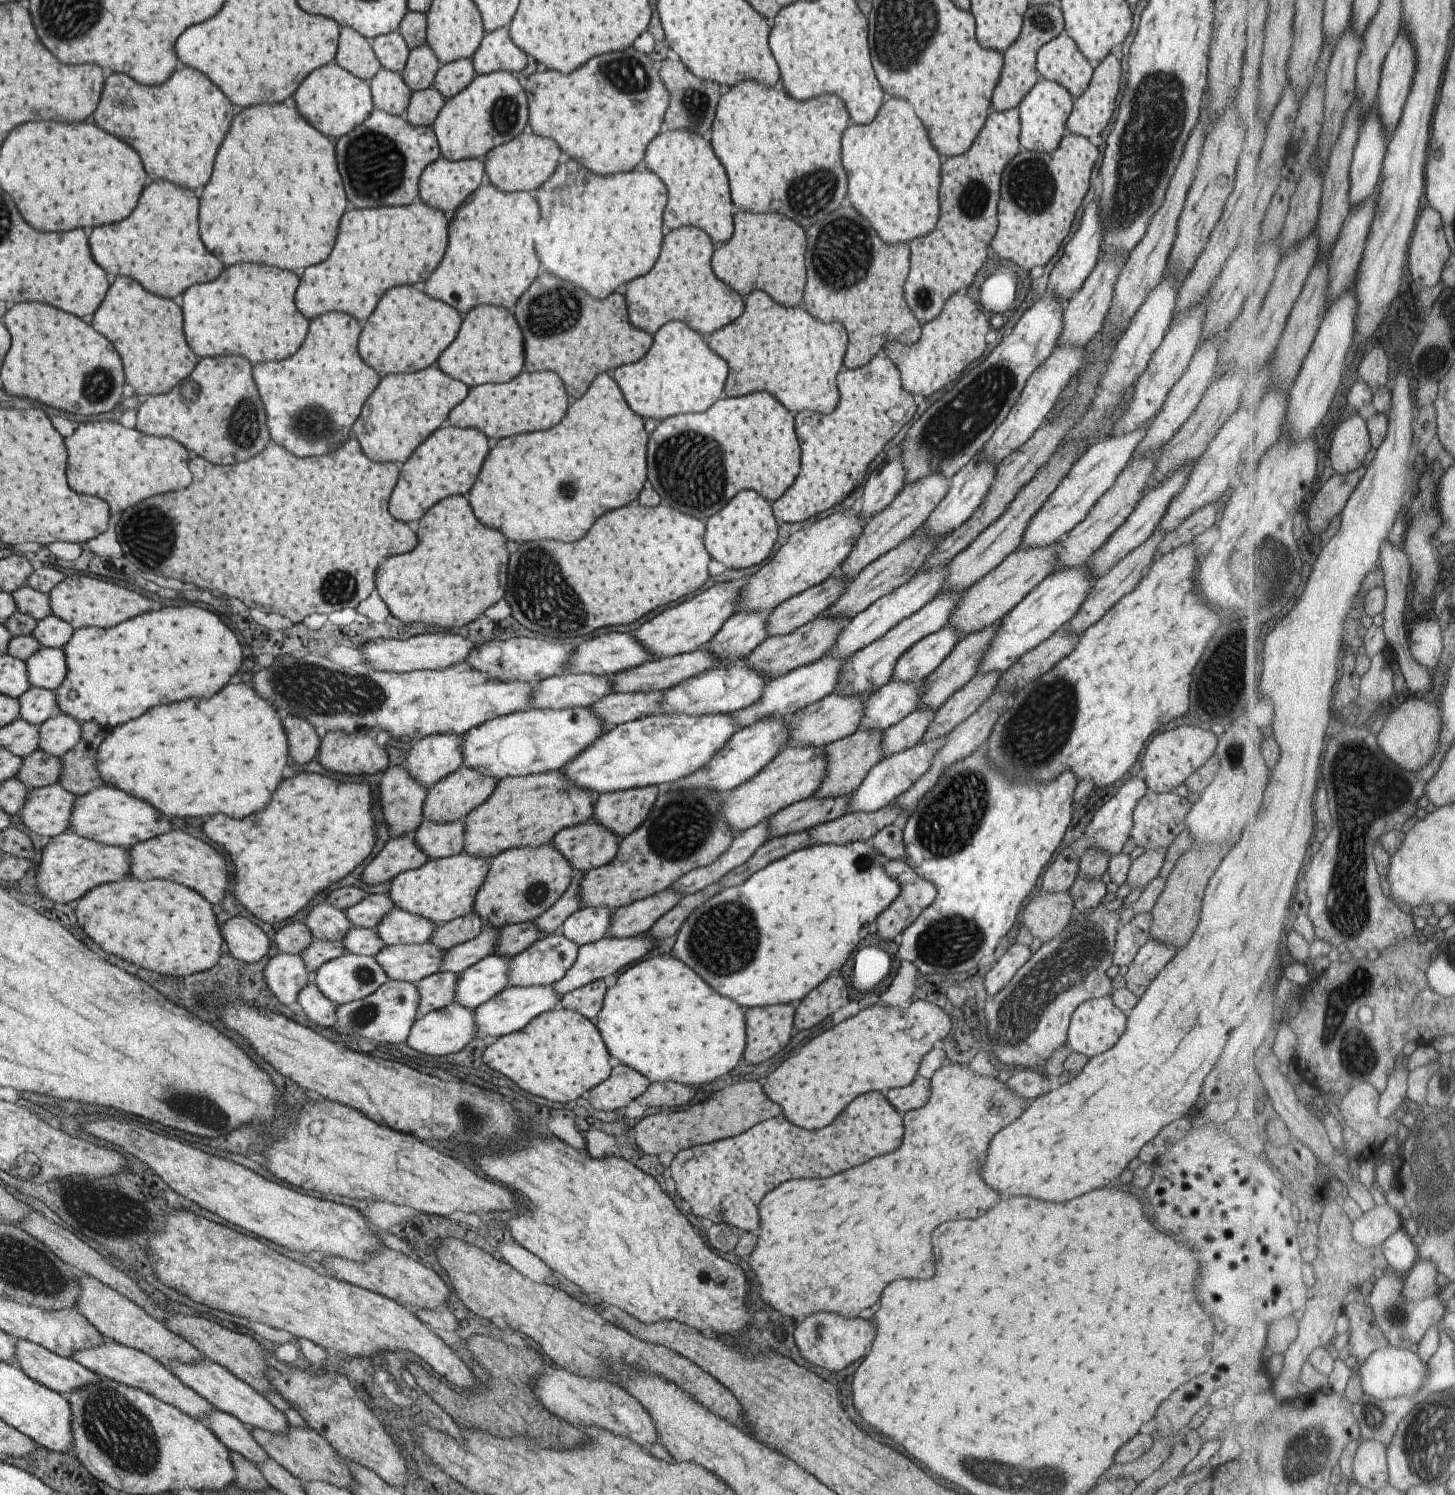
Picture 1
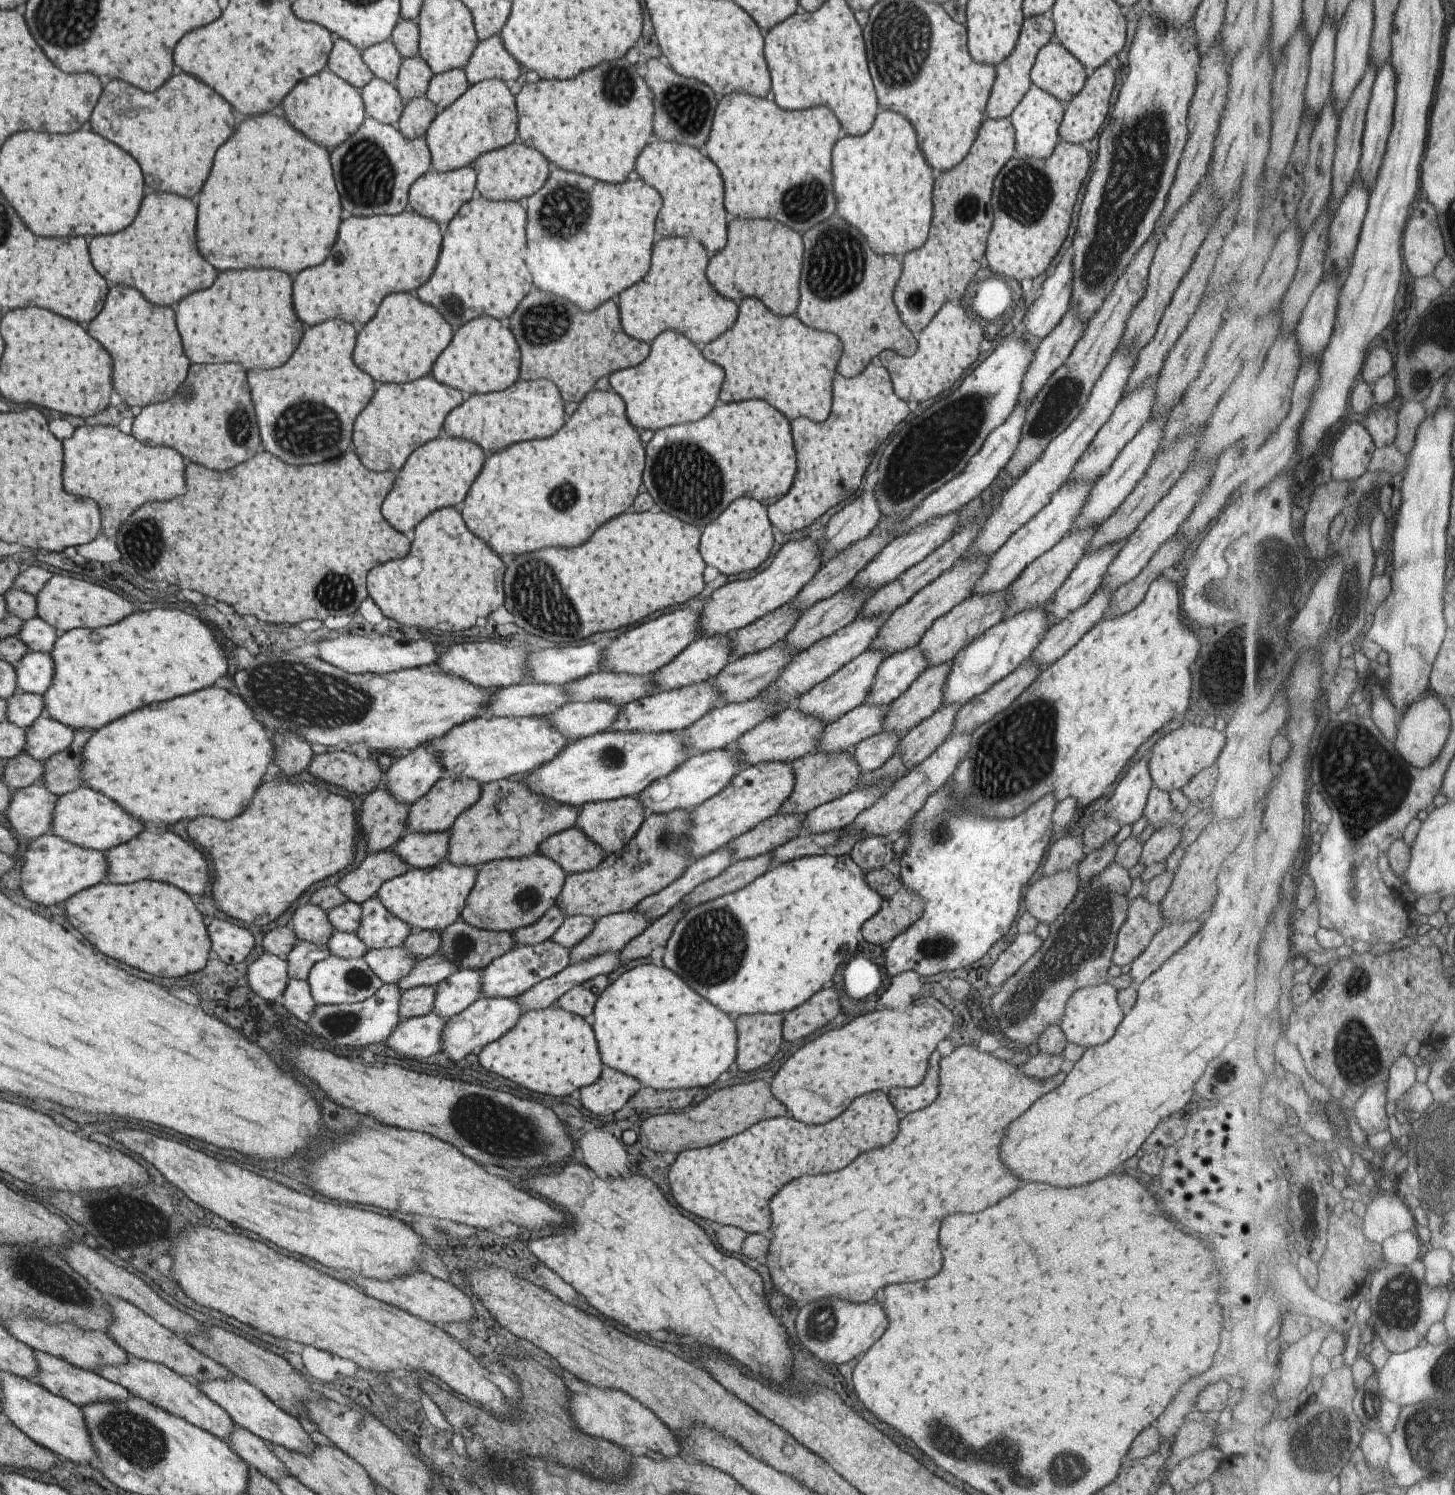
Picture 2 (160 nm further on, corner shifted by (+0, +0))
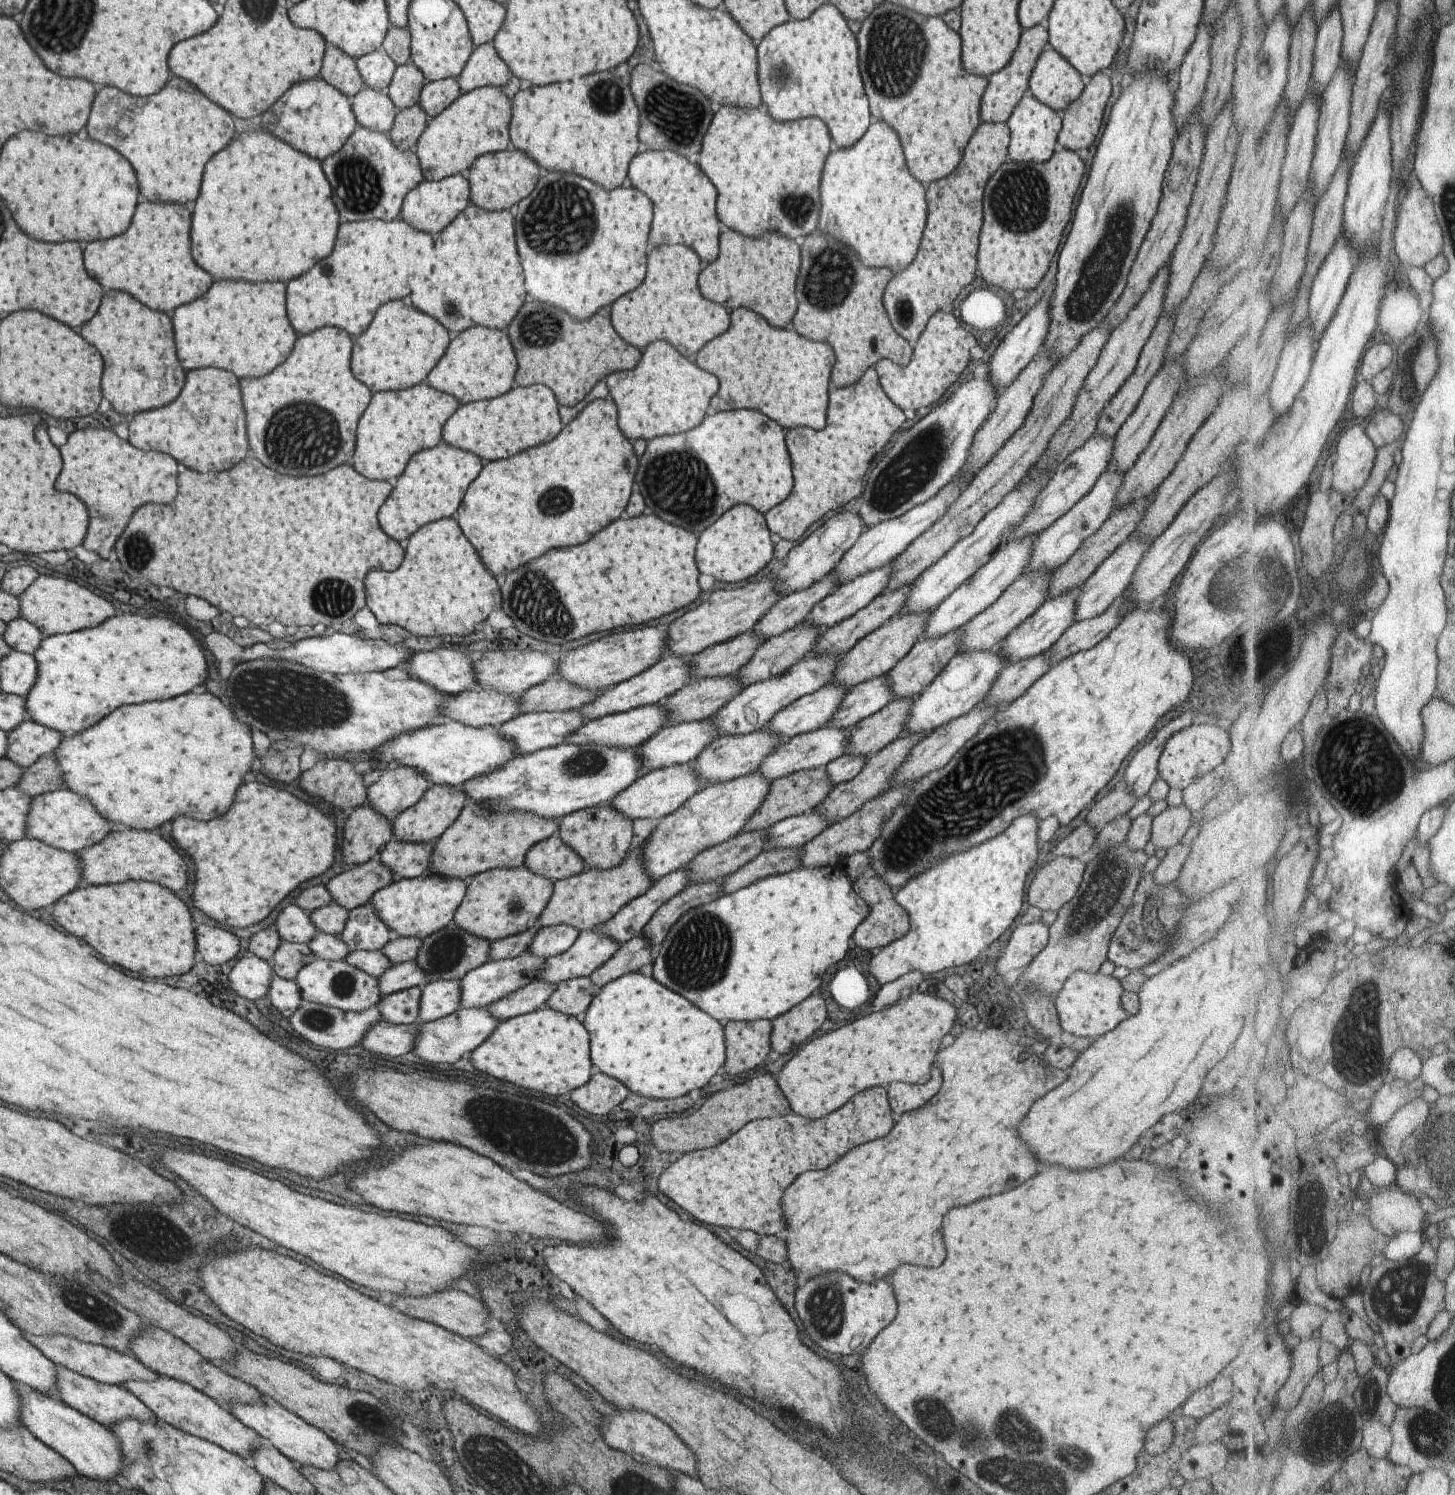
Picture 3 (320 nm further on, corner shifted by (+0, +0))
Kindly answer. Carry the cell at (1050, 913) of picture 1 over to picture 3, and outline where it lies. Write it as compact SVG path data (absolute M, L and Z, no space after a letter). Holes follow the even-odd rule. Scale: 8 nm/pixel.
M1048 856L1027 886L1028 903L1041 911L1058 911L1073 898L1083 871L1084 864L1077 857Z

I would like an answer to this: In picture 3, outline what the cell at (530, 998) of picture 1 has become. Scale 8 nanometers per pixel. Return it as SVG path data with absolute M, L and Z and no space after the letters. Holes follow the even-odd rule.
M484 1007L478 1009L458 1008L447 1016L421 1023L416 1030L412 1047L410 1052L407 1052L407 1056L417 1056L431 1064L453 1064L463 1056L463 1052L471 1052L476 1046L479 1046L479 1043L483 1042L488 1034L491 1034L498 1022Z

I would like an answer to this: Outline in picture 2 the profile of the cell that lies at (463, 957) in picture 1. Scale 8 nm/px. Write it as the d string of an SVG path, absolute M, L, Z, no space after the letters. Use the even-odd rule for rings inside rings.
M435 954L415 962L413 968L403 978L399 978L397 982L394 982L394 984L401 991L420 985L435 986L440 981L445 980L445 978L449 978L457 970L457 966L453 962L445 960L441 954Z

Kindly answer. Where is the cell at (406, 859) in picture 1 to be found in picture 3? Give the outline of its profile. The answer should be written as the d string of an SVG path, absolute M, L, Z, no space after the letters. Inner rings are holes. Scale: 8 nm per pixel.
M376 858L343 868L324 887L333 903L346 911L371 901L372 894L395 880L392 872Z

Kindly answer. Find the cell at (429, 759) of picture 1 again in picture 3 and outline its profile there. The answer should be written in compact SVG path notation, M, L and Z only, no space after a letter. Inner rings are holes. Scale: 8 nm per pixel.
M398 765L392 770L384 770L378 780L366 788L365 804L390 823L403 810L413 806L429 786L418 772Z

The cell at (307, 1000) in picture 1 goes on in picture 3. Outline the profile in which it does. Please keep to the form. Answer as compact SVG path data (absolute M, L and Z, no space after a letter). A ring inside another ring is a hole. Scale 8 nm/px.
M277 975L270 978L270 986L266 993L271 1006L280 1012L283 1018L288 1018L302 1001L297 983Z

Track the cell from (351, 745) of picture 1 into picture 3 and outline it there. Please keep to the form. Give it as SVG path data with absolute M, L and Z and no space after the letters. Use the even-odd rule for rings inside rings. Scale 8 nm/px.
M347 757L323 758L300 773L296 784L305 794L329 804L333 810L349 812L366 802L362 776L353 771L353 765Z

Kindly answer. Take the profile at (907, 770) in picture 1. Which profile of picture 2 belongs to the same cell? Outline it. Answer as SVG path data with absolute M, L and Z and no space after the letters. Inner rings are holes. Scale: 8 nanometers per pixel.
M884 779L873 787L853 789L843 796L816 806L804 815L802 832L816 835L827 831L843 830L866 808L869 808L895 781Z

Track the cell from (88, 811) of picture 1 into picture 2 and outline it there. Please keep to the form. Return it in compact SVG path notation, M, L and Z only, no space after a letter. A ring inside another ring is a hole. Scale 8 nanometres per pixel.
M83 784L74 791L58 796L50 822L50 832L56 837L94 851L107 851L123 842L129 842L143 830L145 830L144 824L139 819L135 820L135 816L123 810L115 800Z

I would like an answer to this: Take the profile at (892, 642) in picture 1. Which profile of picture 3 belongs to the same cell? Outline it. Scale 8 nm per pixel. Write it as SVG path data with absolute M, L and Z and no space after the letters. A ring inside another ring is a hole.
M825 684L777 710L765 726L783 740L822 728L846 692L838 685Z

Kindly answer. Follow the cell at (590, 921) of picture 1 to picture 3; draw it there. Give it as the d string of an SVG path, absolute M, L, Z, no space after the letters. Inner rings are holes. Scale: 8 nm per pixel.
M565 925L539 928L525 952L543 959L560 955L575 942L578 934L576 928Z

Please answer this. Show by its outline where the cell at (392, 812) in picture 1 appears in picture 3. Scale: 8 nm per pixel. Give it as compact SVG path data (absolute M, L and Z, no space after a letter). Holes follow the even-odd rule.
M368 804L349 810L340 843L342 861L346 867L366 863L393 838L388 820Z

